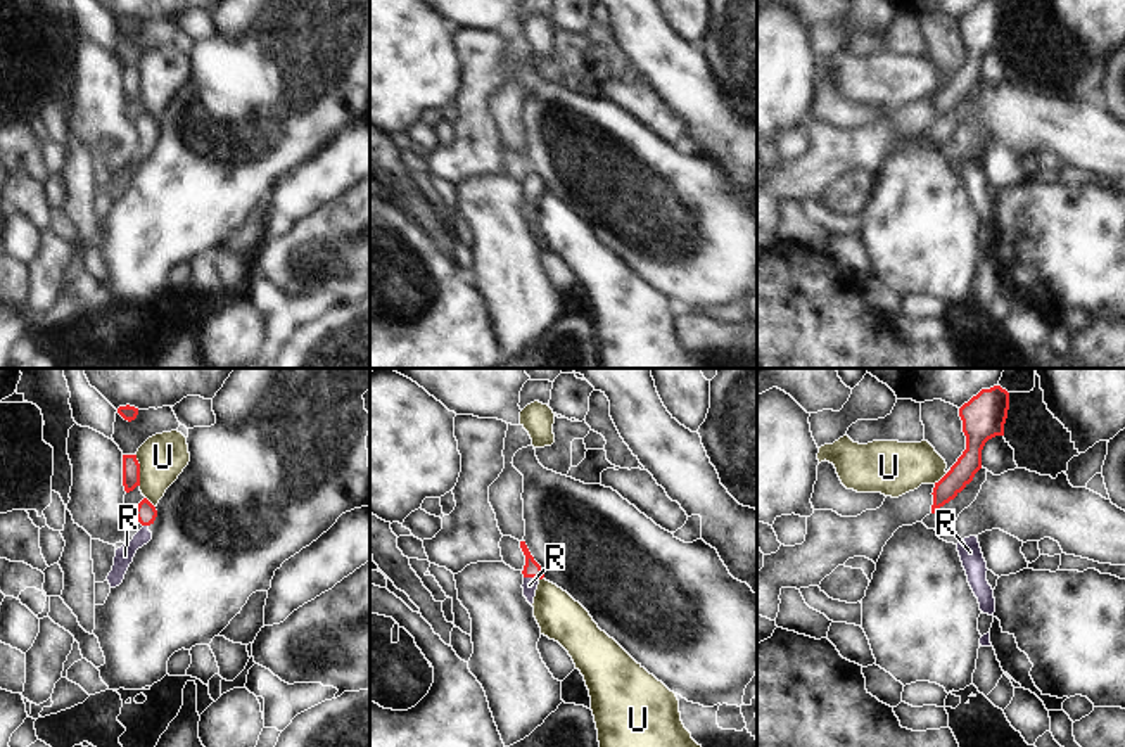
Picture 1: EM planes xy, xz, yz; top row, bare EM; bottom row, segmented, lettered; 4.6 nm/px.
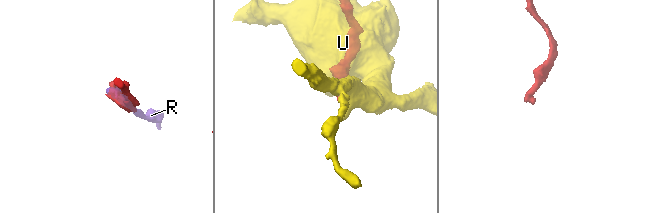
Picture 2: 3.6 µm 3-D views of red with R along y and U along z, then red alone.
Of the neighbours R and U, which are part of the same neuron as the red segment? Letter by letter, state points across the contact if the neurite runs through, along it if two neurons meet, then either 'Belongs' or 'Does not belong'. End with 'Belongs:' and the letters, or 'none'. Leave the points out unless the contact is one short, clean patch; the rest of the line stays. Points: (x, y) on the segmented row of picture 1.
R: Path across: xz (531, 569), (531, 576), (529, 585). Belongs
U: Does not belong
Belongs: R

